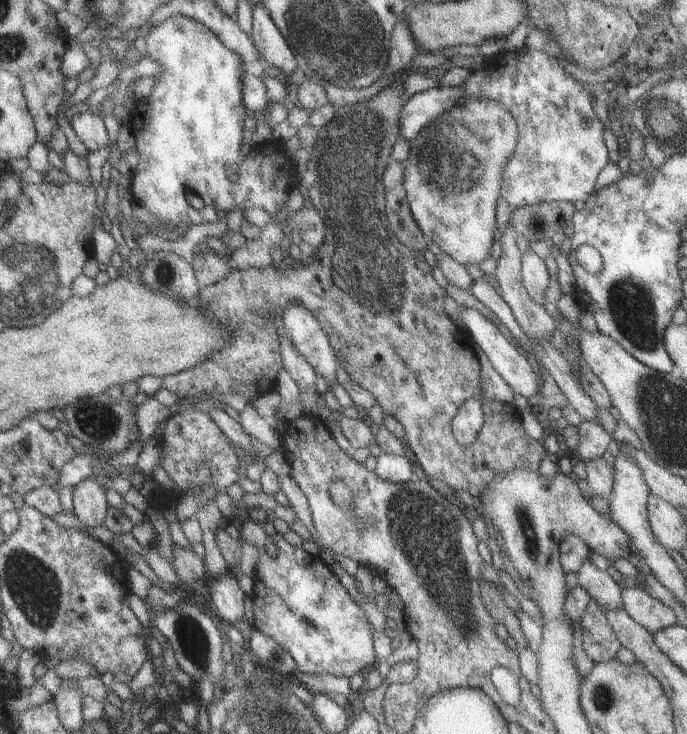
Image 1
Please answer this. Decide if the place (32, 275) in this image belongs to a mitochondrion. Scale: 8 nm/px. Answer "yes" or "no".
yes

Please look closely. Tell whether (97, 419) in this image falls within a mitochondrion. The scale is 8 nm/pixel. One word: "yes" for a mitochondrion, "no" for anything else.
yes

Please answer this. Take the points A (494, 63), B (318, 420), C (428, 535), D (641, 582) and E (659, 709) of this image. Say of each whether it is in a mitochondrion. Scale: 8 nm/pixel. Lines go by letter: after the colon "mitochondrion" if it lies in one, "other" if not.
A: other
B: other
C: mitochondrion
D: other
E: other

